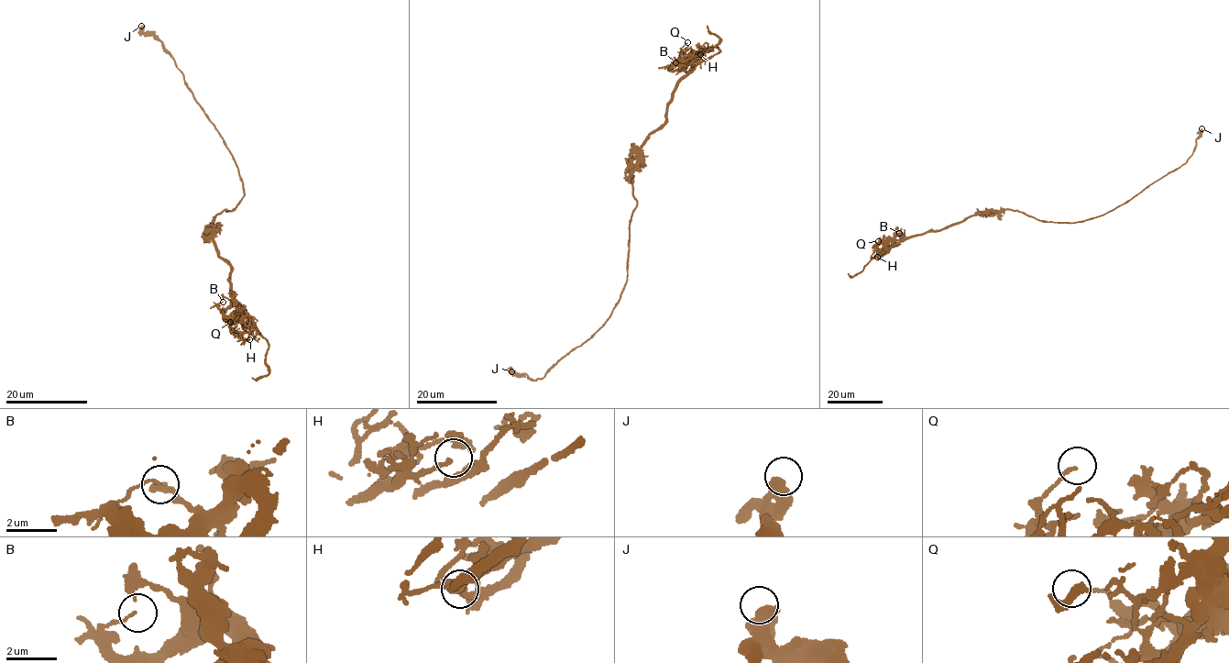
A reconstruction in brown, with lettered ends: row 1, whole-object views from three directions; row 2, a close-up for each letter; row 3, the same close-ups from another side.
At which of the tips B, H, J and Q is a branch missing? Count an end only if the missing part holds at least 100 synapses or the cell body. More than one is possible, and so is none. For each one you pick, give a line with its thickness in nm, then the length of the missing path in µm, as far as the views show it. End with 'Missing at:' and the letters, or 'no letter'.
Missing at: no letter

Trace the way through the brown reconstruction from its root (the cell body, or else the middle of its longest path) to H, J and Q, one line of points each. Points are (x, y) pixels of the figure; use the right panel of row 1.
H: (1029, 216), (1017, 210), (1001, 208), (980, 211), (943, 229), (892, 238), (887, 245), (887, 250), (877, 257)
J: (1029, 216), (1069, 223), (1090, 219), (1113, 210), (1184, 163), (1193, 152), (1201, 128)
Q: (1029, 216), (1017, 210), (1001, 208), (980, 211), (943, 229), (895, 239), (891, 245), (878, 241)

